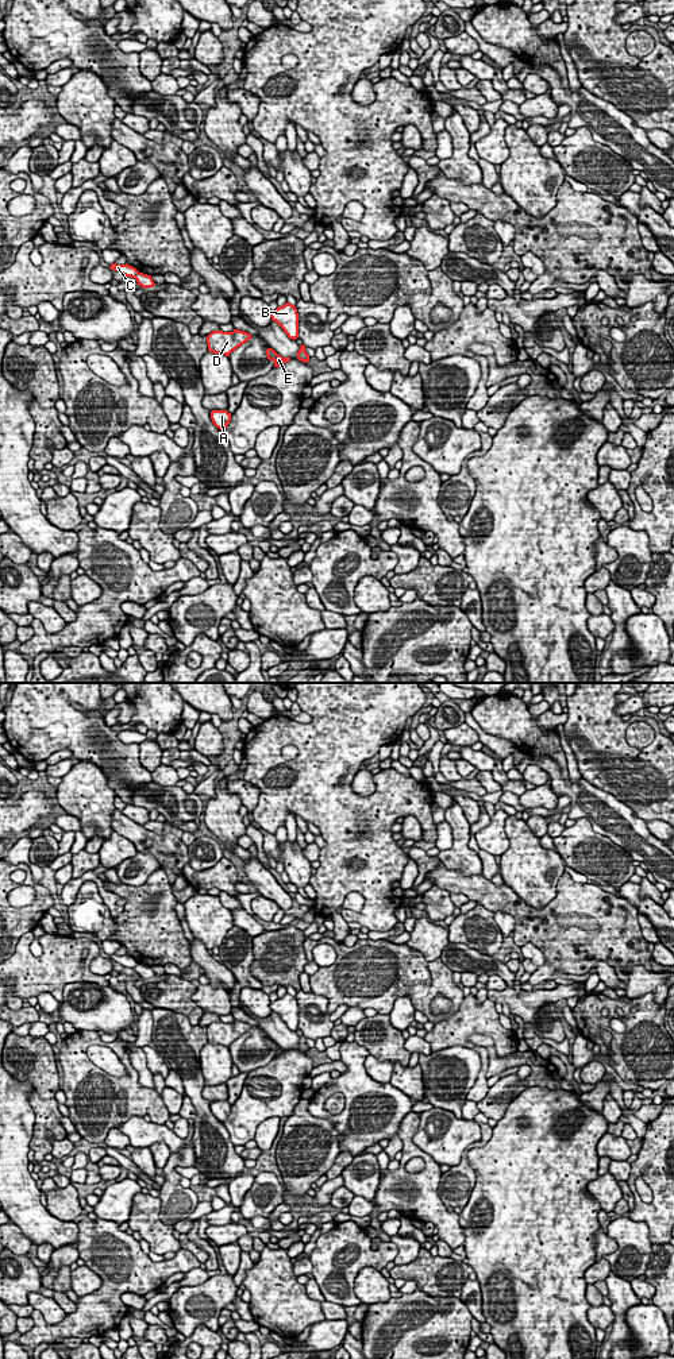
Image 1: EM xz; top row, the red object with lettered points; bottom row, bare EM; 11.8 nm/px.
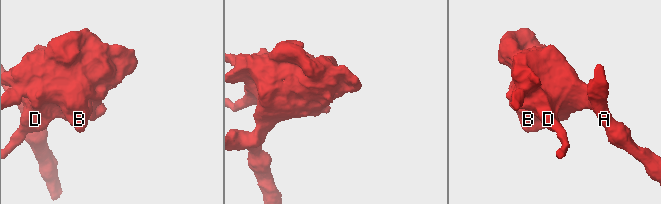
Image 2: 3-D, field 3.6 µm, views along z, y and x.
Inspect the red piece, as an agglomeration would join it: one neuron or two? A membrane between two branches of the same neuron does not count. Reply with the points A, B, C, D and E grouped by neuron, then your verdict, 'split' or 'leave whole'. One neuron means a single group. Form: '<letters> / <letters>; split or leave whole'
A B D E / C; split

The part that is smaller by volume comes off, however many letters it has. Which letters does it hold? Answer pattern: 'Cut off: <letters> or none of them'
Cut off: C

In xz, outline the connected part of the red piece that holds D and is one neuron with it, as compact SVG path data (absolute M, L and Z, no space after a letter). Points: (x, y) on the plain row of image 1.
M239 1020L232 1023L213 1022L207 1027L208 1042L230 1047L232 1042L249 1032L251 1027Z

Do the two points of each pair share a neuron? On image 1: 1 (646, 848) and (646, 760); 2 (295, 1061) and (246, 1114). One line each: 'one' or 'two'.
1: two
2: one

